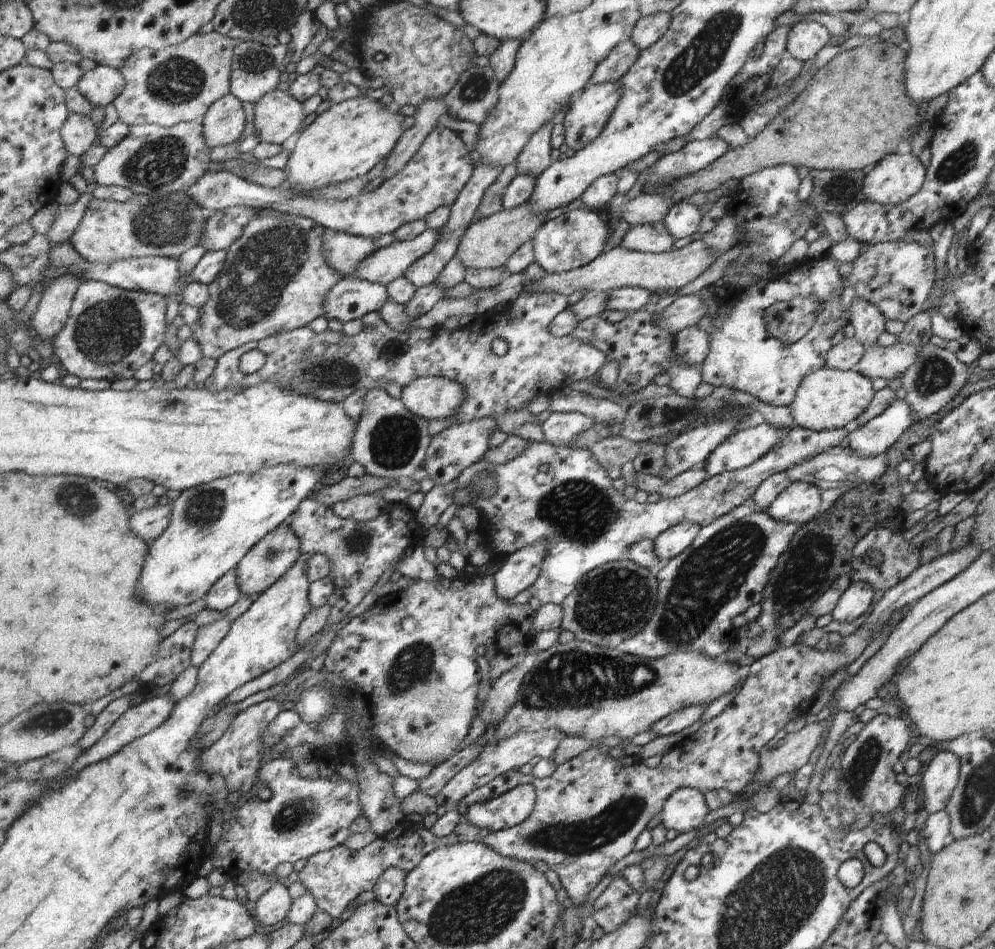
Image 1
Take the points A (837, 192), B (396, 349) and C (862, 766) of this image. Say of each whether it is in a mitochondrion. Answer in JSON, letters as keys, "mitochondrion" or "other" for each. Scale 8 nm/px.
{"A":"mitochondrion","B":"other","C":"mitochondrion"}

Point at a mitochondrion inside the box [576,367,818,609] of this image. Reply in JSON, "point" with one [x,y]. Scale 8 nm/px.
{"point":[674,415]}

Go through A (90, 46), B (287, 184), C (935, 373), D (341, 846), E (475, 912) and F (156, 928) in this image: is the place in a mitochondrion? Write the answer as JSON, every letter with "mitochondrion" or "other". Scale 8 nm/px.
{"A":"other","B":"other","C":"mitochondrion","D":"other","E":"mitochondrion","F":"other"}

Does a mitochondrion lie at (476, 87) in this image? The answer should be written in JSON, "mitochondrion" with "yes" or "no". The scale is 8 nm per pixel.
{"mitochondrion":"yes"}

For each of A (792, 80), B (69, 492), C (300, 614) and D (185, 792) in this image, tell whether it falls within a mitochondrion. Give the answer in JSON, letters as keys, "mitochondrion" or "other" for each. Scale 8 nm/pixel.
{"A":"other","B":"mitochondrion","C":"other","D":"other"}

